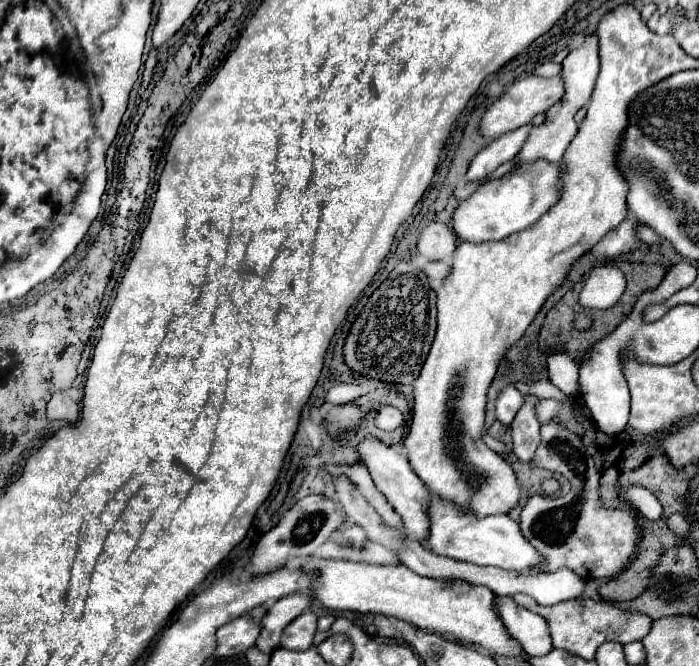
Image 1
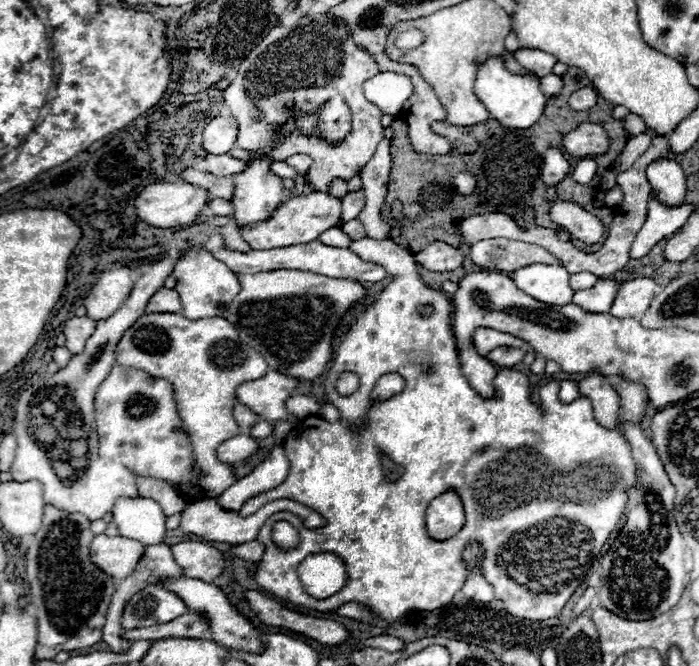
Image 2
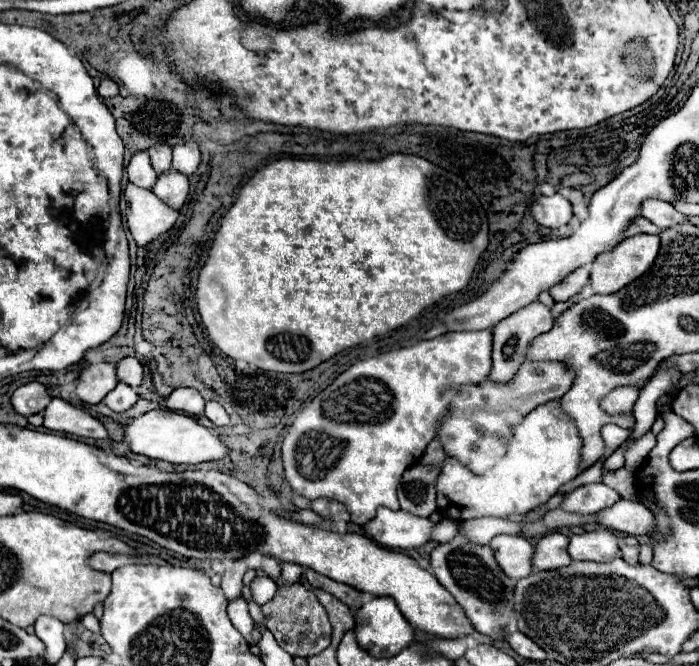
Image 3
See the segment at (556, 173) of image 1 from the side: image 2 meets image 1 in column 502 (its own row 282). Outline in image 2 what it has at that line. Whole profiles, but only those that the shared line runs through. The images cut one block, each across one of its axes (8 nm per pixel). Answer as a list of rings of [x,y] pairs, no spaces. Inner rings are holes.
[[[188,248],[180,252],[180,260],[174,264],[172,276],[176,278],[174,290],[178,292],[182,300],[182,314],[188,320],[198,320],[198,318],[210,318],[210,316],[220,316],[228,304],[234,300],[234,296],[240,292],[240,282],[236,274],[220,260],[212,256],[206,248]]]

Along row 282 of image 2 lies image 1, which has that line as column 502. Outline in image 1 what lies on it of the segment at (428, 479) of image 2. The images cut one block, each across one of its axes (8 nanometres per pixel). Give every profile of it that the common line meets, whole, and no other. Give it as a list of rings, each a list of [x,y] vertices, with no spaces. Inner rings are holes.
[[[513,384],[506,386],[496,398],[496,418],[504,426],[510,426],[522,404],[524,404],[524,394]]]

